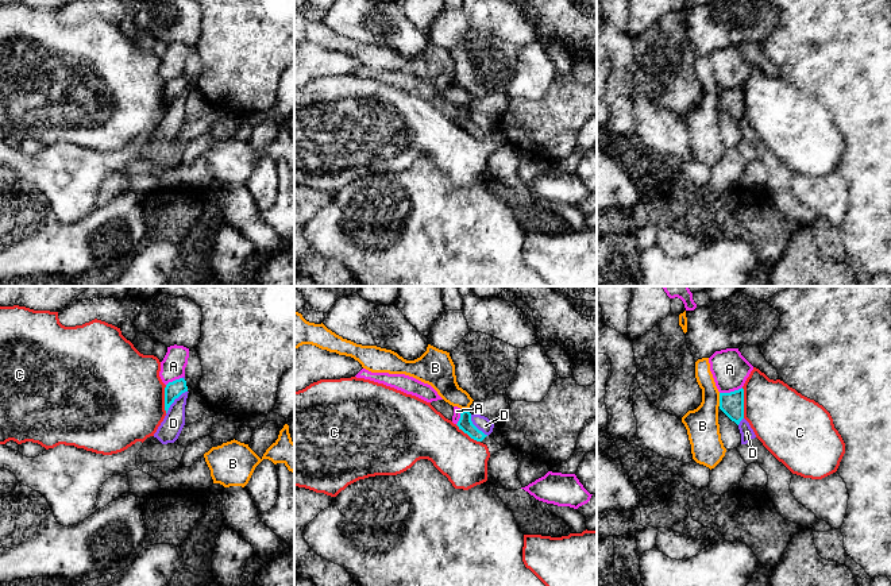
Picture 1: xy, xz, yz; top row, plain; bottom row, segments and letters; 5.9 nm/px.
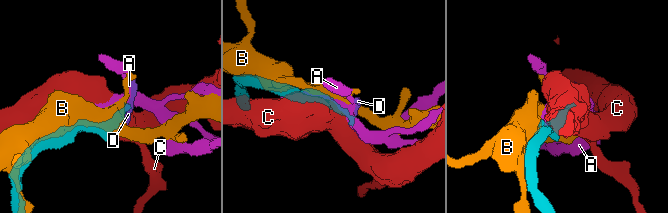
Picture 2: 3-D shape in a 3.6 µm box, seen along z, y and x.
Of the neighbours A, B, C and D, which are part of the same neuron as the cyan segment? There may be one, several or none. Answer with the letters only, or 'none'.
none

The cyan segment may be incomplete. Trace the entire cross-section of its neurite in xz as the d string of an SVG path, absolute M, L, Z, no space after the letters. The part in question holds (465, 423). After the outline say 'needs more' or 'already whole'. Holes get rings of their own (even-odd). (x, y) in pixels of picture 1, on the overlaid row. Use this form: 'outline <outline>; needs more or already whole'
outline M467 409L460 413L460 419L456 425L477 442L482 442L487 436L472 424L471 413Z; already whole

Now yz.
outline M744 389L720 393L720 409L738 425L744 419Z; already whole

